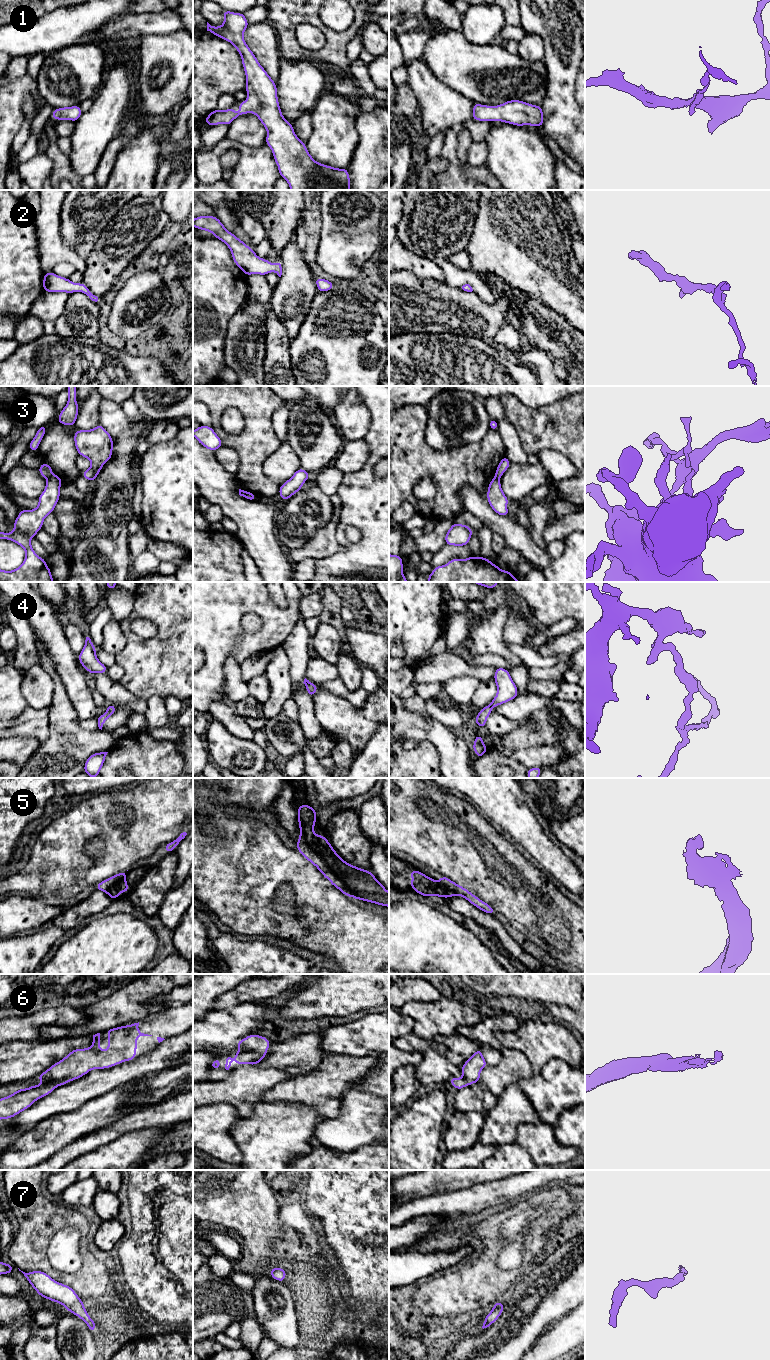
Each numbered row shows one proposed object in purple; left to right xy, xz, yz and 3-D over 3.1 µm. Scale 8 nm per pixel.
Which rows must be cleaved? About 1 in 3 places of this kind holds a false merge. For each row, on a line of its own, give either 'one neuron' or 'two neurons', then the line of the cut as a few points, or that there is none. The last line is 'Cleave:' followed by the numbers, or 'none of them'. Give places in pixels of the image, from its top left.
1: one neuron | no cut
2: one neuron | no cut
3: two neurons | xy (51, 473), (47, 478)
4: two neurons | yz (490, 704), (492, 707)
5: one neuron | no cut
6: one neuron | no cut
7: one neuron | no cut
Cleave: 3, 4

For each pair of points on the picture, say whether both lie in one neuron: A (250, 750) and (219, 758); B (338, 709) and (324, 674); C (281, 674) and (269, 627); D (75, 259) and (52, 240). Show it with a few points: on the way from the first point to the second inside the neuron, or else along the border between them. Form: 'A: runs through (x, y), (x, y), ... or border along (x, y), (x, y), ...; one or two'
A: runs through (242, 753), (227, 753); one
B: border along (316, 683), (323, 685); two
C: border along (280, 645), (275, 648); two
D: runs through (69, 254), (66, 254), (58, 246); one

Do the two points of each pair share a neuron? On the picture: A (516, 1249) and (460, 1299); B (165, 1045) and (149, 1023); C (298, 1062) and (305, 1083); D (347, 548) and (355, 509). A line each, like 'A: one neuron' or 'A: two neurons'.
A: two neurons
B: two neurons
C: two neurons
D: one neuron

